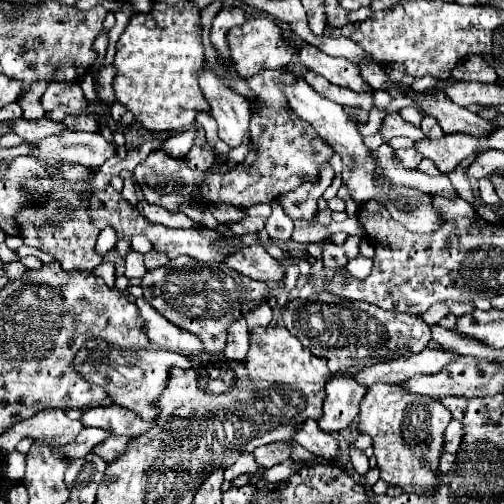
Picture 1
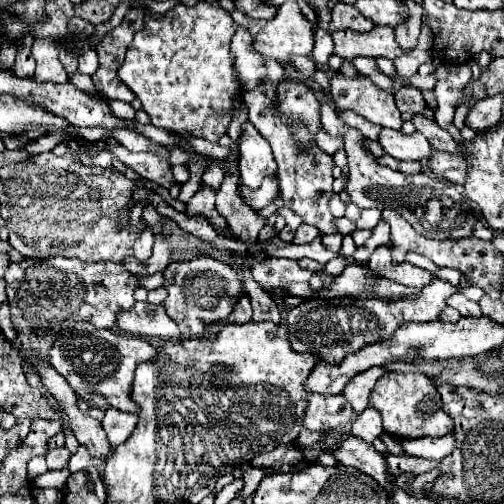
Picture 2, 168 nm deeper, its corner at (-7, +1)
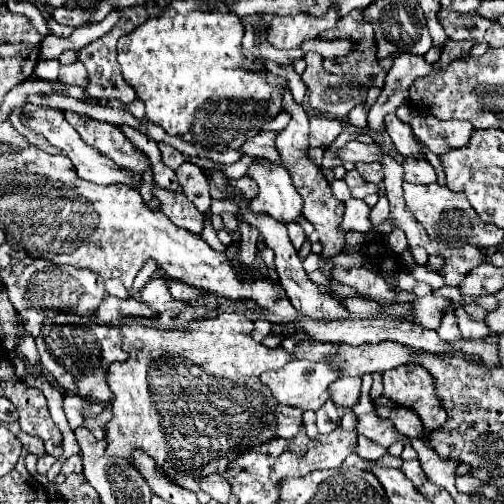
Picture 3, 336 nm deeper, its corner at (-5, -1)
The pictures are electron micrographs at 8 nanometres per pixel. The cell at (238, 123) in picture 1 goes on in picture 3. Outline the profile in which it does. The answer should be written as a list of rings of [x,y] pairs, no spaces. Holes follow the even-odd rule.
[[[259,158],[247,176],[257,184],[257,196],[249,202],[255,212],[265,212],[285,224],[295,222],[301,216],[301,196],[293,188],[291,176],[283,166],[273,164],[267,158]]]

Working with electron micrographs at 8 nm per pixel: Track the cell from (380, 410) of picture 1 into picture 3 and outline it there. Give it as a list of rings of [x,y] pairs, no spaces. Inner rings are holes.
[[[423,366],[387,370],[383,374],[383,396],[399,408],[413,410],[421,418],[425,434],[439,430],[447,420],[447,412],[435,396],[433,380]]]

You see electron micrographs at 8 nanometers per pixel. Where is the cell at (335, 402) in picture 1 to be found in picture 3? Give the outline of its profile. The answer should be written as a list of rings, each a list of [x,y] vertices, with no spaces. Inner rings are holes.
[[[279,404],[277,406],[277,430],[275,434],[281,438],[293,438],[297,436],[297,432],[301,430],[303,424],[303,410],[295,408],[295,406],[285,406]]]

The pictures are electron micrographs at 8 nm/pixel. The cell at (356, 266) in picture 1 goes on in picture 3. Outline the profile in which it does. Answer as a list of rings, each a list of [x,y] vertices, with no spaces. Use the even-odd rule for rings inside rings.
[[[379,196],[379,202],[371,208],[371,214],[369,214],[369,218],[371,218],[371,224],[373,226],[379,226],[379,224],[383,224],[383,220],[389,216],[389,202],[387,202],[387,196]]]

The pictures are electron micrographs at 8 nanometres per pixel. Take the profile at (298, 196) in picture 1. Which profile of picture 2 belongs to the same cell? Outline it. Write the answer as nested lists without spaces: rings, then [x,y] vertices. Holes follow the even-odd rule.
[[[239,28],[231,40],[231,52],[235,54],[235,70],[239,72],[241,94],[249,110],[249,122],[263,134],[263,138],[267,138],[273,148],[282,199],[285,205],[293,208],[303,218],[303,222],[315,224],[321,234],[337,234],[335,218],[327,206],[333,196],[333,158],[317,146],[311,146],[311,150],[295,150],[295,136],[291,134],[291,128],[287,126],[287,122],[283,122],[283,118],[275,114],[275,86],[283,82],[285,70],[273,58],[255,54],[255,50],[251,50],[251,40],[251,34],[245,28]]]

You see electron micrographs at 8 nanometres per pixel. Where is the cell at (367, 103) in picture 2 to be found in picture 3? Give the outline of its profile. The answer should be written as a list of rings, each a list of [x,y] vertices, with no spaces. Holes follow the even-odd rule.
[[[391,112],[391,114],[385,116],[385,130],[387,130],[387,134],[391,136],[391,140],[393,140],[397,152],[399,152],[401,156],[425,156],[425,154],[421,152],[419,144],[415,142],[413,130],[409,128],[409,124],[403,124],[403,122],[395,116],[395,112]]]

